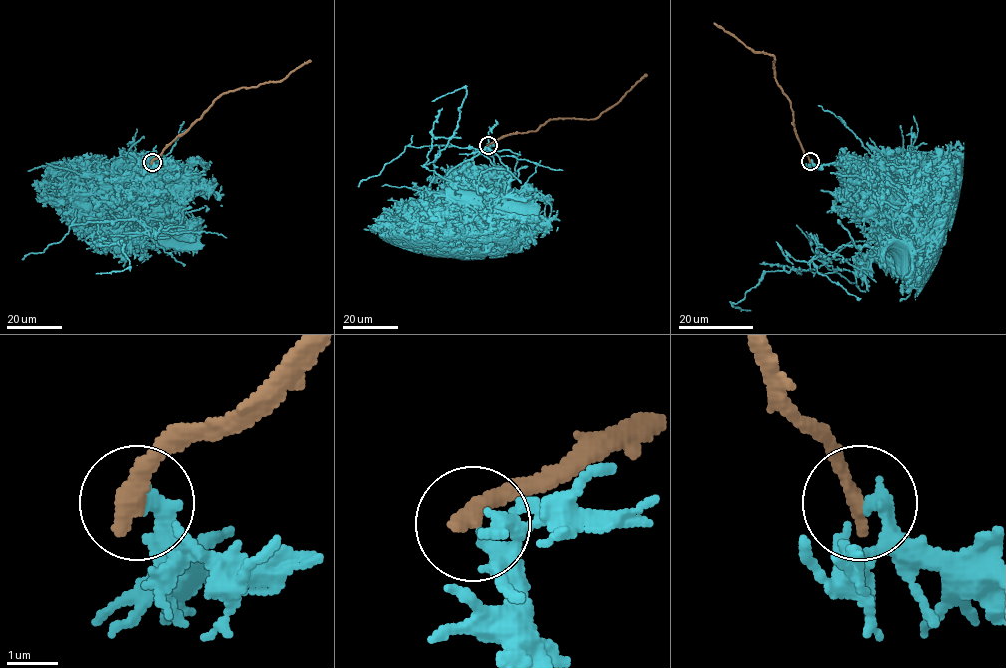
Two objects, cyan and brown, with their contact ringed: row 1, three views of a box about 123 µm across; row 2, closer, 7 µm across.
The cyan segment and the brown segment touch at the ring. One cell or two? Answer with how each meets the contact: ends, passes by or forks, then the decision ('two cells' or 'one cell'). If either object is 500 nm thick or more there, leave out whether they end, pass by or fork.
cyan ends; brown ends; two cells

